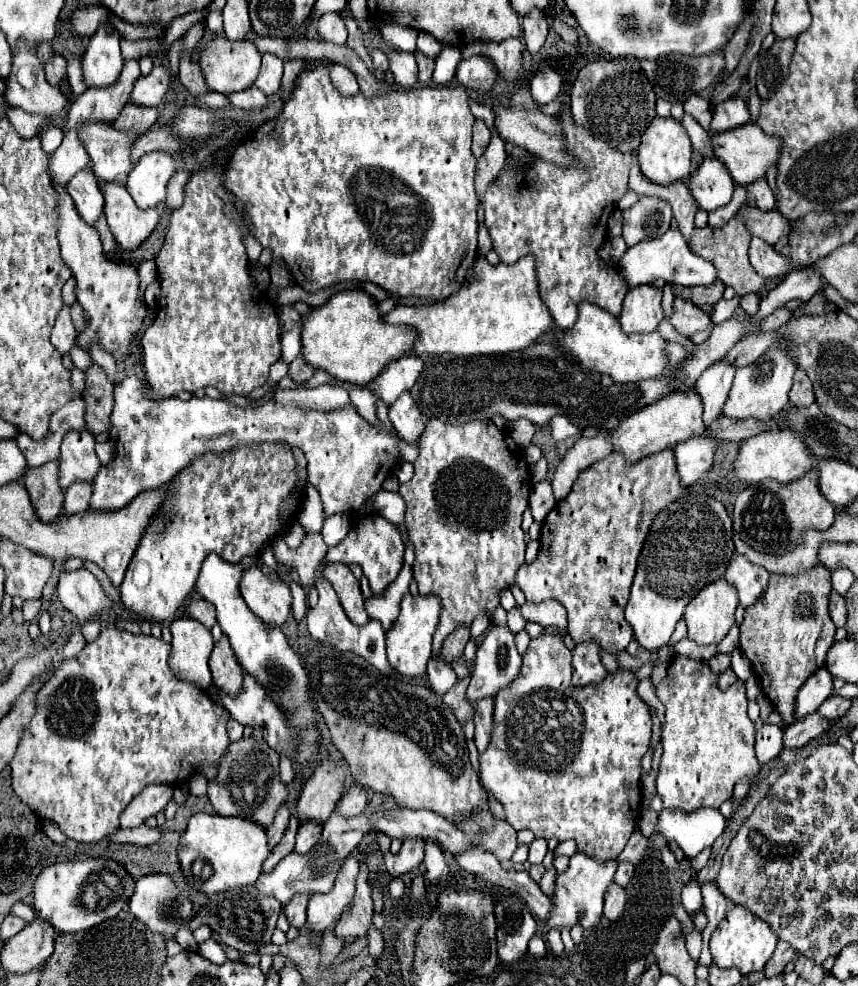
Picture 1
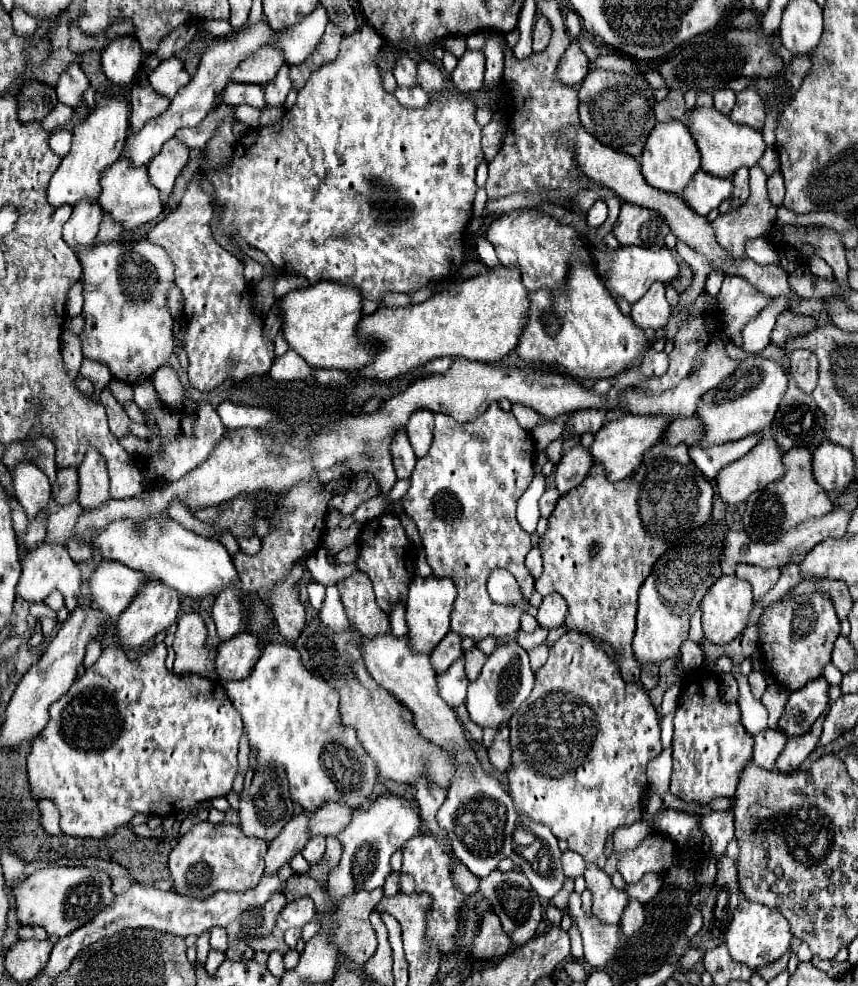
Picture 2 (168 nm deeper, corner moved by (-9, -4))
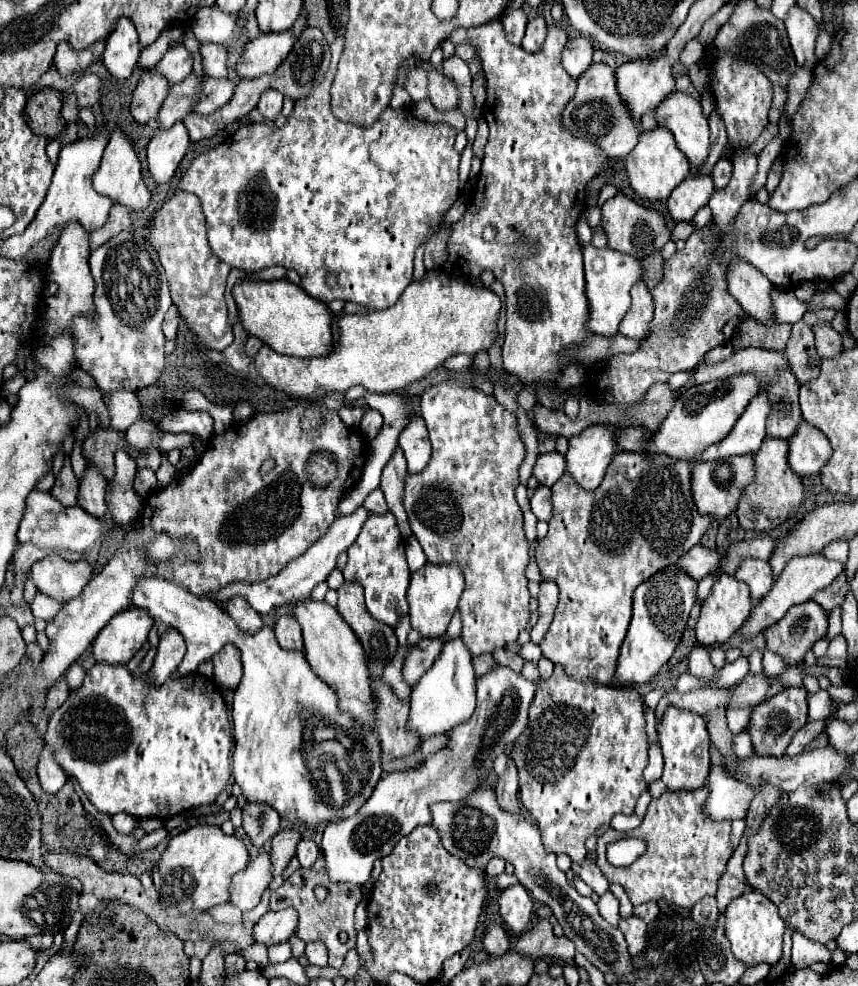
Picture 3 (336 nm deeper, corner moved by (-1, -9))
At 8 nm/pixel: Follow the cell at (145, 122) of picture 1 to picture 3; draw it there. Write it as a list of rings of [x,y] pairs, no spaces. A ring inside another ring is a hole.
[[[143,69],[131,101],[131,115],[137,123],[149,123],[157,117],[157,109],[161,109],[169,87],[171,85],[165,77],[157,77],[153,69]]]

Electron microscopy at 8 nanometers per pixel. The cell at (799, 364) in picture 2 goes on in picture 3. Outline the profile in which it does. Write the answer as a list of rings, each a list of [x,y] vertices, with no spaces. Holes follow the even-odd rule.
[[[803,319],[797,321],[797,325],[793,325],[785,355],[799,383],[807,383],[817,377],[821,369],[821,357],[817,355],[817,349],[815,349],[813,329]]]

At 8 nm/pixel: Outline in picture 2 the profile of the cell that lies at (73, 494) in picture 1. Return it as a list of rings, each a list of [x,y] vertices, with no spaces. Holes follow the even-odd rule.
[[[75,500],[73,504],[67,504],[63,508],[57,510],[57,514],[53,512],[49,518],[49,532],[47,532],[47,542],[57,542],[57,544],[65,544],[65,540],[69,538],[69,532],[73,530],[75,520],[81,516],[83,508],[81,502]]]

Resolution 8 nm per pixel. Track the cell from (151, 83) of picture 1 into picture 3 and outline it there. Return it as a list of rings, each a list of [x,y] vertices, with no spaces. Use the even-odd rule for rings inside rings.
[[[173,45],[167,49],[165,57],[157,63],[155,71],[165,75],[169,79],[169,83],[179,83],[183,81],[189,73],[191,73],[191,65],[193,65],[193,57],[187,51],[185,45]]]

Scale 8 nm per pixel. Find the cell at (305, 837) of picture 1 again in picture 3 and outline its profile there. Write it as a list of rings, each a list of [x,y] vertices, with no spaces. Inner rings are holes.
[[[301,839],[297,845],[297,859],[301,867],[311,867],[315,859],[319,857],[319,847],[315,845],[313,839]]]

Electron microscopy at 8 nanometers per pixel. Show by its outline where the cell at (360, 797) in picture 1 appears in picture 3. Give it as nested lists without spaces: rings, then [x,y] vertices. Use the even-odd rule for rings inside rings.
[[[283,829],[271,841],[271,861],[273,861],[273,877],[281,875],[291,857],[295,857],[297,843],[301,841],[299,829]]]

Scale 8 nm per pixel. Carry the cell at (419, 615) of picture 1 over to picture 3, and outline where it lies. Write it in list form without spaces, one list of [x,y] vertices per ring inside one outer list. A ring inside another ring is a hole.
[[[425,563],[421,569],[411,573],[411,585],[407,591],[407,601],[409,601],[409,617],[413,629],[417,629],[423,637],[441,637],[447,631],[447,625],[453,617],[453,611],[457,609],[459,597],[463,593],[465,579],[461,573],[461,567],[457,563],[453,565],[433,565]]]

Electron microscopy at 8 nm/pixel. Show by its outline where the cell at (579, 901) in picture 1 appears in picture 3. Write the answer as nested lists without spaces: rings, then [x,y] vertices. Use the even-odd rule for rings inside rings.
[[[605,893],[605,895],[601,895],[599,897],[599,901],[597,901],[597,905],[599,905],[599,911],[601,911],[601,917],[603,919],[607,919],[613,927],[617,927],[619,925],[619,901],[613,897],[613,893]]]

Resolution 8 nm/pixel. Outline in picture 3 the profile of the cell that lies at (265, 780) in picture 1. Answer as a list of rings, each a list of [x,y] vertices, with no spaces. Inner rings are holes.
[[[247,803],[243,807],[243,829],[257,849],[279,831],[279,823],[279,813],[267,803]]]

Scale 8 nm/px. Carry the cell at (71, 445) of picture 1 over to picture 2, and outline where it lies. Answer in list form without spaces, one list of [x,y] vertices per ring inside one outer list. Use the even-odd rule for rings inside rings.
[[[89,448],[83,456],[79,472],[79,502],[85,510],[97,508],[99,504],[109,500],[109,476],[105,458],[95,450]]]

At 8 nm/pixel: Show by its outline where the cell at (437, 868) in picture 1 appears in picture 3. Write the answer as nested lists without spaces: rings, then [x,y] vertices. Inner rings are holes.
[[[521,883],[507,887],[499,897],[499,913],[515,935],[519,935],[529,923],[531,909],[533,901],[529,897],[529,891]]]

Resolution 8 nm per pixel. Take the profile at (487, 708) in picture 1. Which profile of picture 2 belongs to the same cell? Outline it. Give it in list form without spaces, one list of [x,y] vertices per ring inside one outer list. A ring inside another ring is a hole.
[[[509,726],[497,728],[495,740],[487,748],[487,756],[489,756],[489,762],[493,764],[493,768],[505,774],[505,770],[509,766]]]

